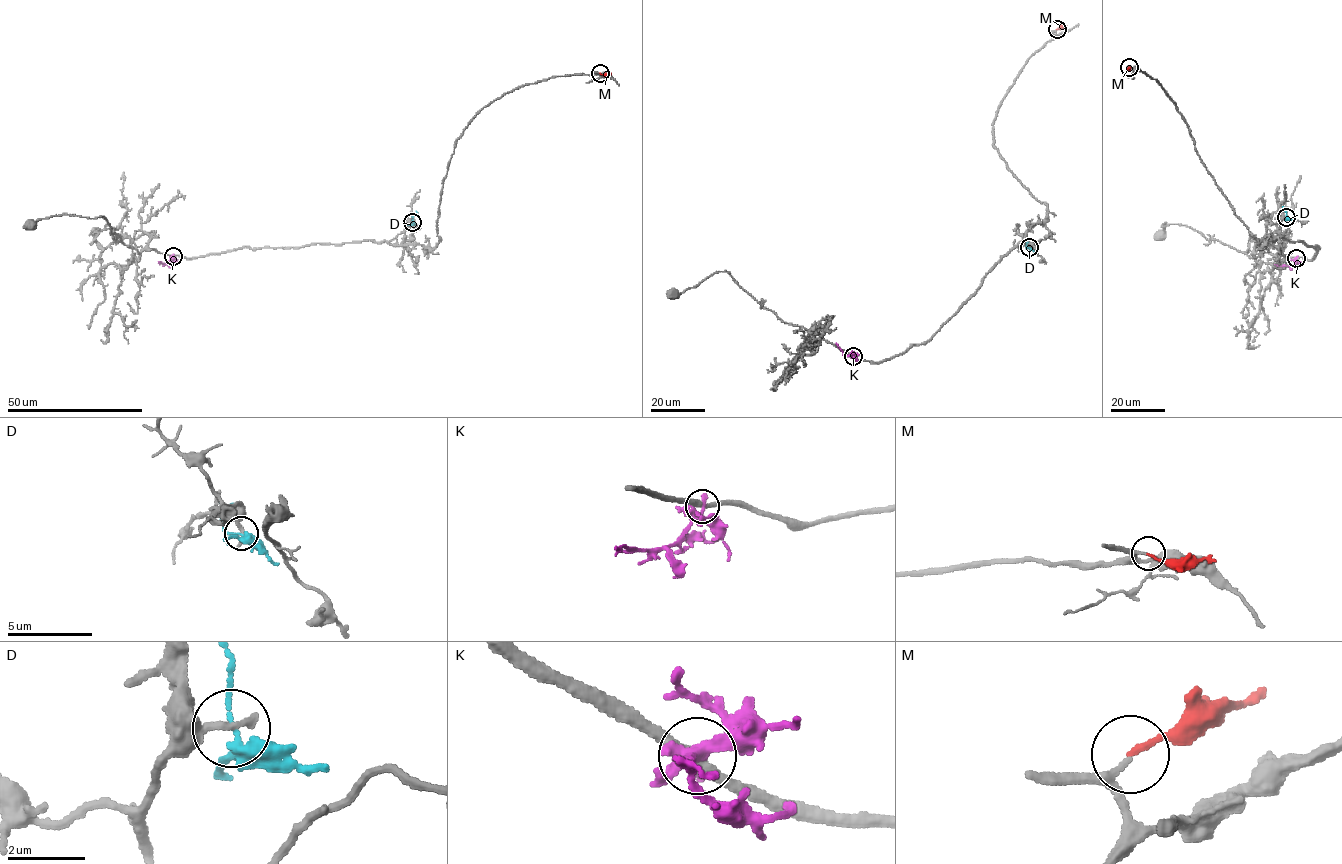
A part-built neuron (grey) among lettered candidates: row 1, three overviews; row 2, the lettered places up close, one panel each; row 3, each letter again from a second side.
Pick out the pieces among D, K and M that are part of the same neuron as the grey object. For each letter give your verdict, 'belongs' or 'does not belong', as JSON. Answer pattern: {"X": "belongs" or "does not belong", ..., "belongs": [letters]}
{"D": "does not belong", "K": "does not belong", "M": "belongs", "belongs": ["M"]}

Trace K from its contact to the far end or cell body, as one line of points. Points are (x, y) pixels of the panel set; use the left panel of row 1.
K: (173, 256), (168, 262), (159, 261)

